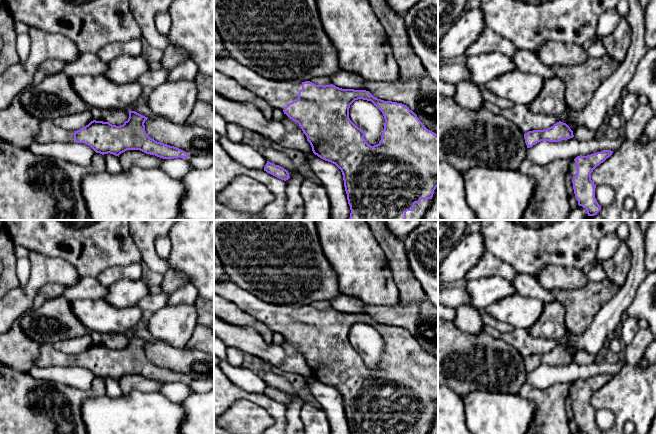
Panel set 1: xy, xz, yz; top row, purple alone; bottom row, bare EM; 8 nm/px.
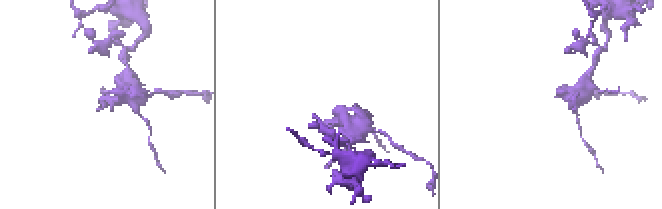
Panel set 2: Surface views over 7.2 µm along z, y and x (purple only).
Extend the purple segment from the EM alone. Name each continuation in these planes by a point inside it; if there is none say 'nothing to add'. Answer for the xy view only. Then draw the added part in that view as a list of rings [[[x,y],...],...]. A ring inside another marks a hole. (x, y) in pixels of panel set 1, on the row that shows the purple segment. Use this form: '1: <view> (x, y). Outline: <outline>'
1: xy (48, 133). Outline: [[[45,119],[40,122],[39,132],[34,143],[73,143],[74,131],[64,130],[54,125],[52,120]]]

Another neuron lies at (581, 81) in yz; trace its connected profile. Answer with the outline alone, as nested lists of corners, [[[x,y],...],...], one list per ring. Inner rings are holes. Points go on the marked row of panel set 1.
[[[605,55],[600,58],[588,57],[580,65],[554,65],[551,69],[565,84],[567,105],[581,111],[592,100],[598,87],[617,70],[619,65],[619,62]]]

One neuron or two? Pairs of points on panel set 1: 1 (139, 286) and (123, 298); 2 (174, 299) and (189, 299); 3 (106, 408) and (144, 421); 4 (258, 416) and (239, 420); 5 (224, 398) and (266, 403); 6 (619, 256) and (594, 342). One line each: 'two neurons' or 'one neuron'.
1: one neuron
2: one neuron
3: one neuron
4: one neuron
5: one neuron
6: two neurons

